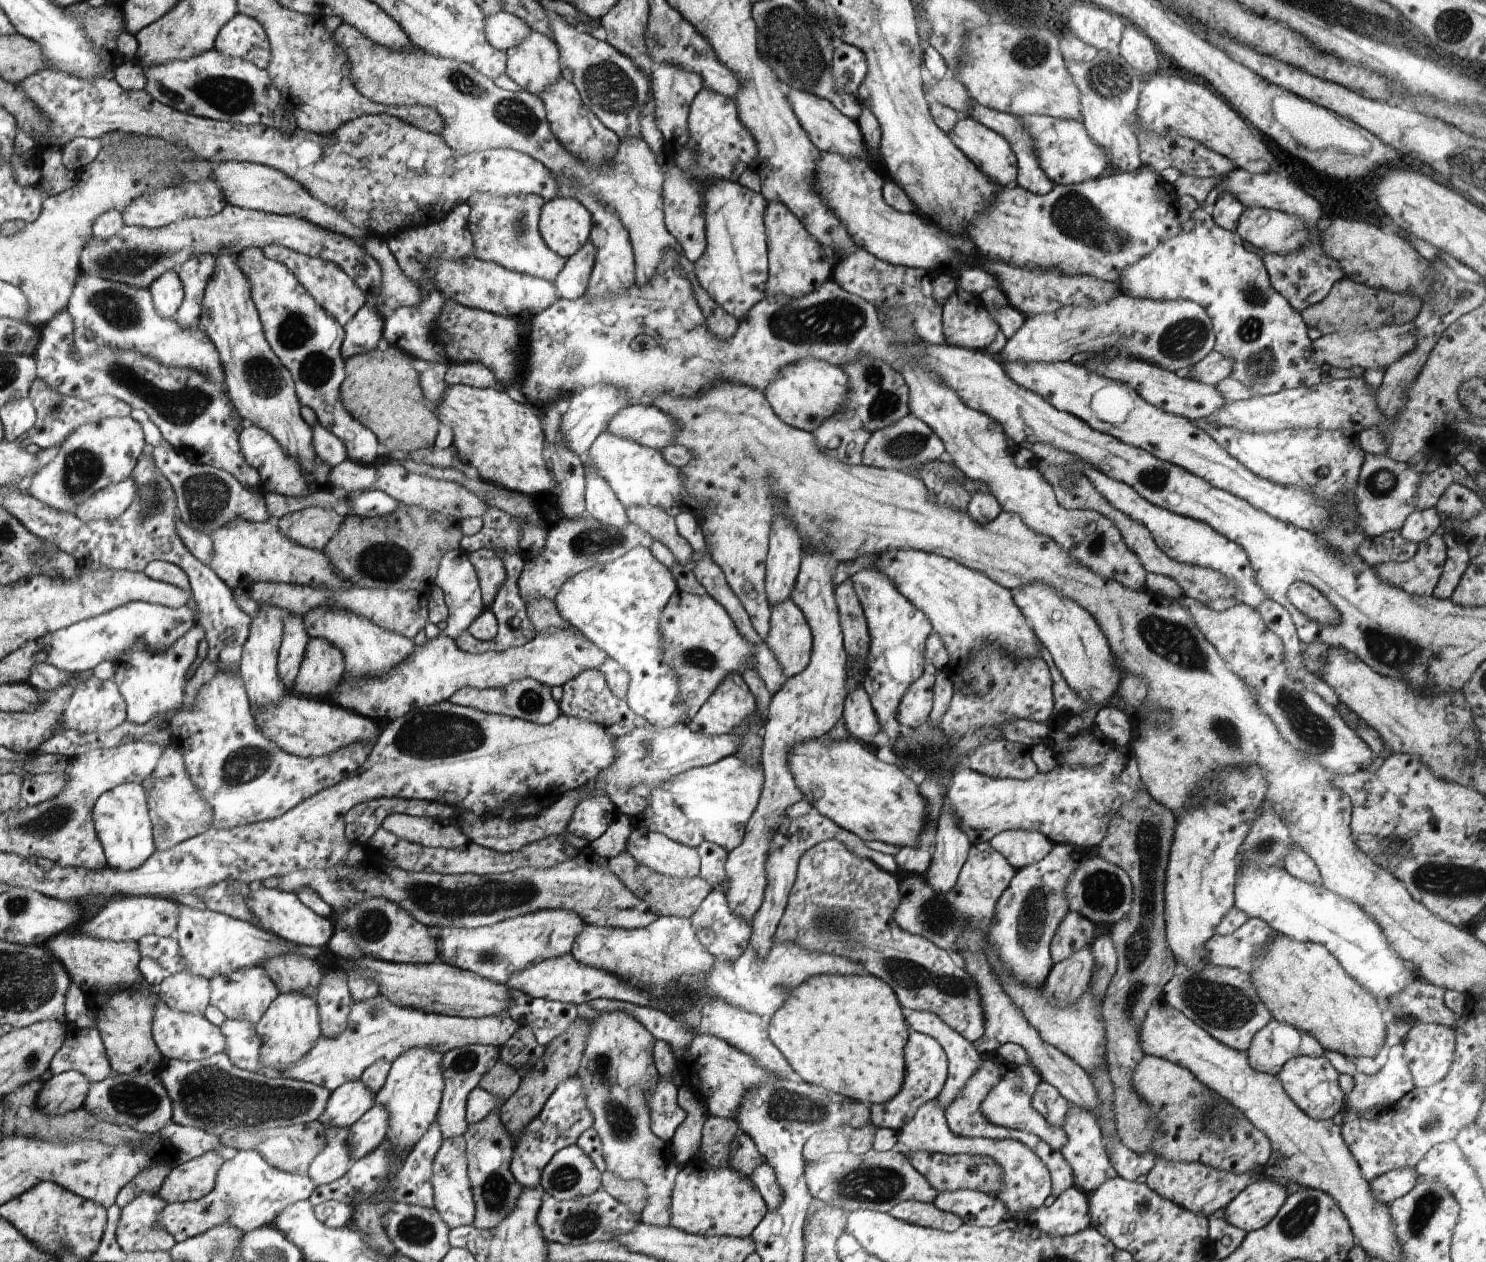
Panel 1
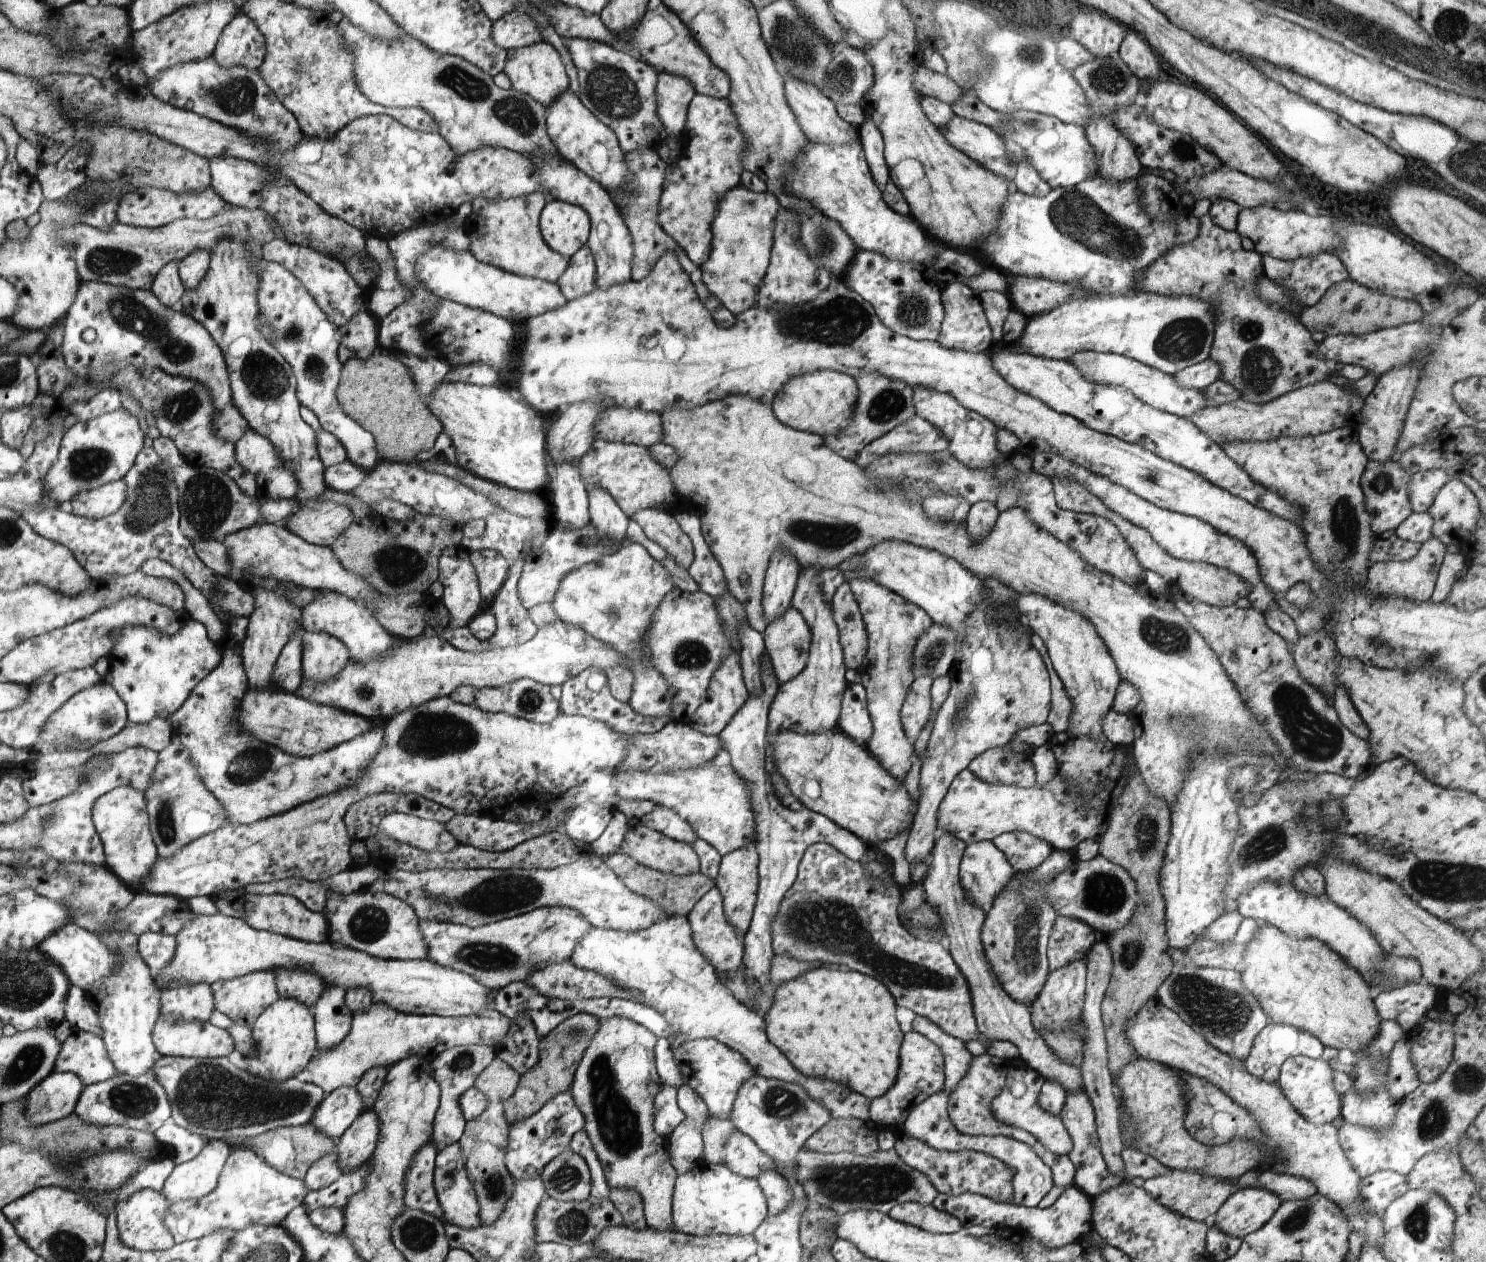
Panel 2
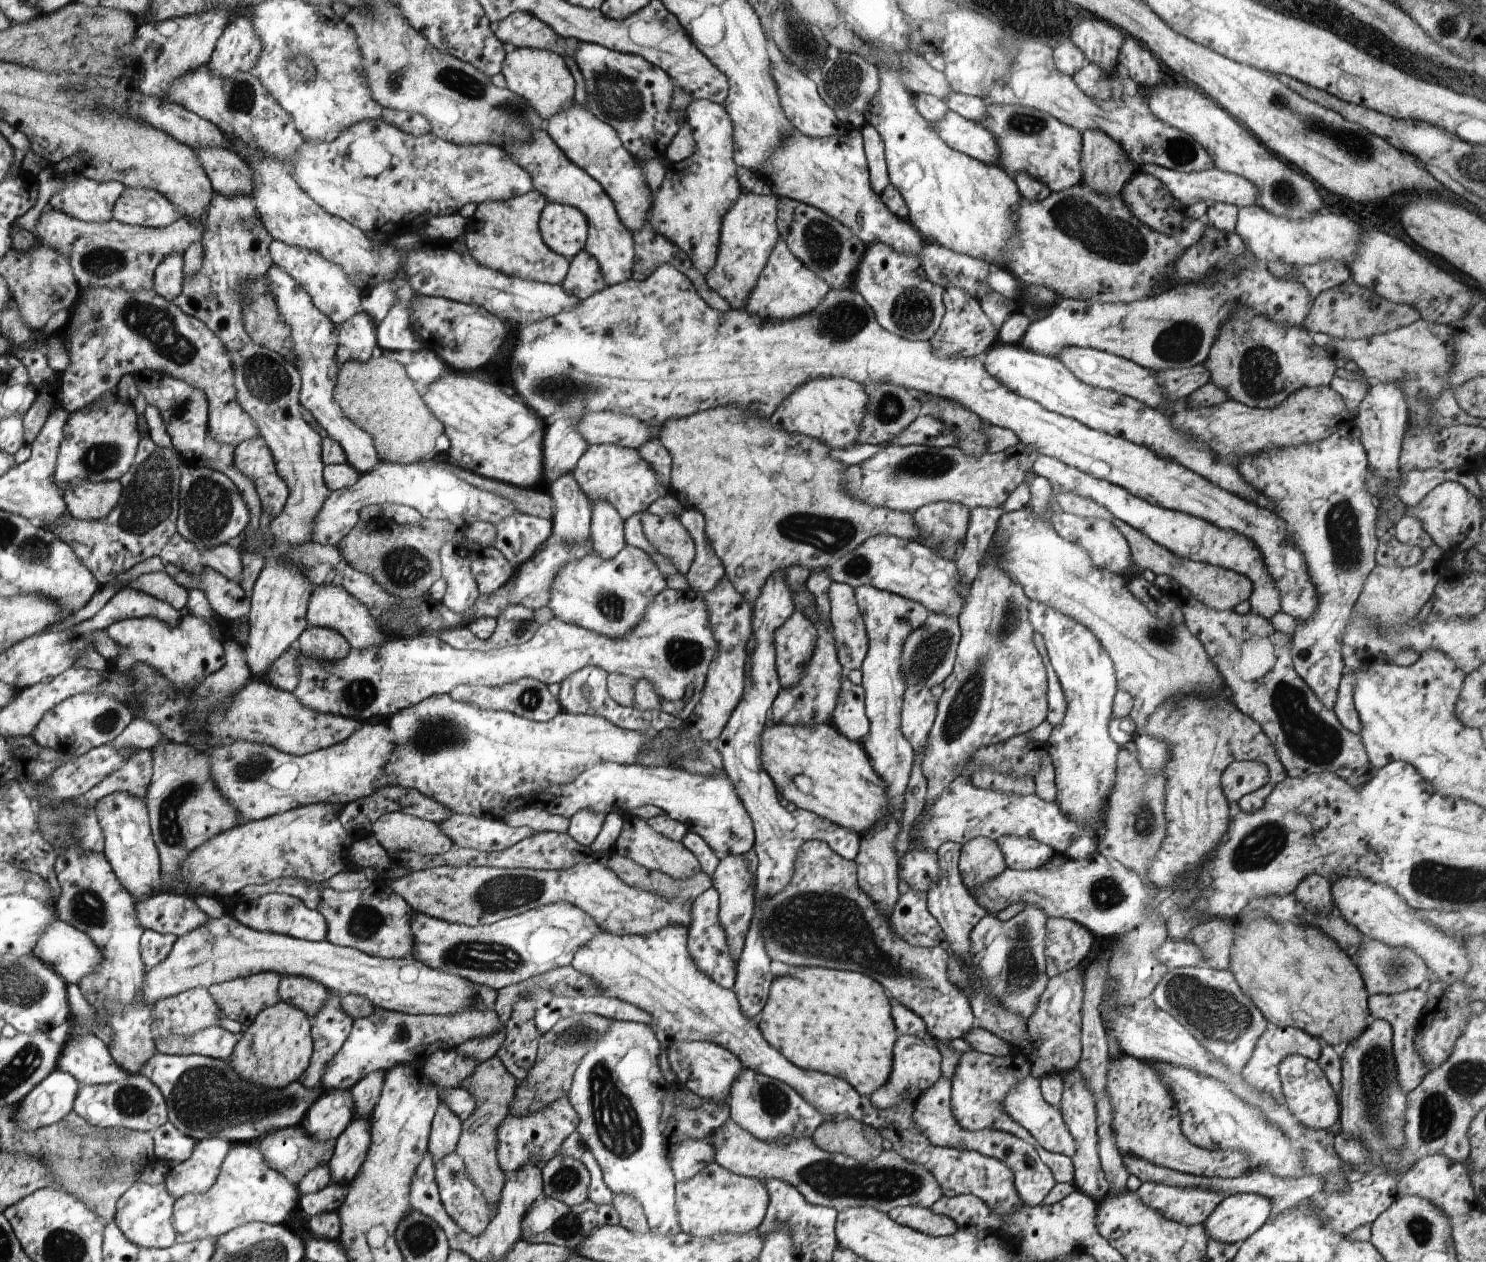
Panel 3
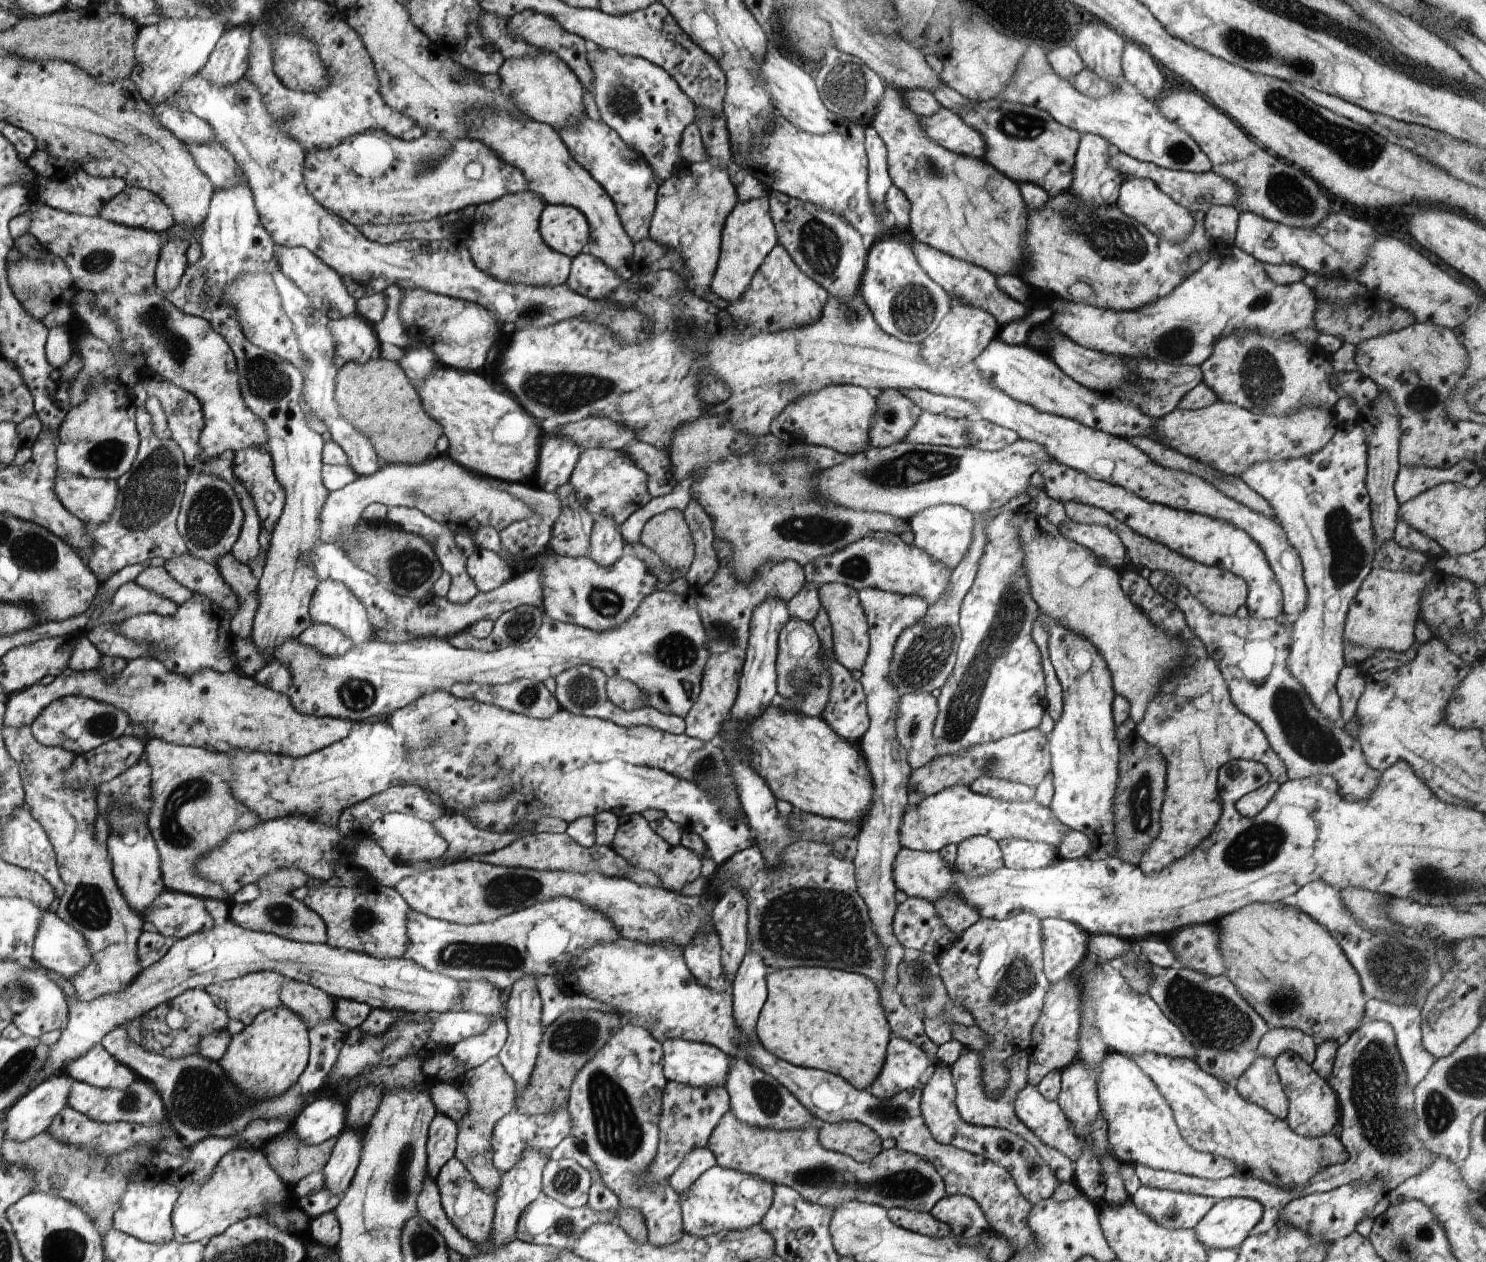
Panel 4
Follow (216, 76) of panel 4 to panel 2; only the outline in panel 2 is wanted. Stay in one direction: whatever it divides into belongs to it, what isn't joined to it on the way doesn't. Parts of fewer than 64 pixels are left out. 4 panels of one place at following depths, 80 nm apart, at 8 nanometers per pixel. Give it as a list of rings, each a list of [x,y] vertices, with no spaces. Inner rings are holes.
[[[242,13],[236,14],[232,22],[225,26],[223,33],[216,42],[215,49],[210,56],[217,60],[220,66],[247,66],[256,70],[265,58],[266,45],[263,34],[255,26],[255,22]]]

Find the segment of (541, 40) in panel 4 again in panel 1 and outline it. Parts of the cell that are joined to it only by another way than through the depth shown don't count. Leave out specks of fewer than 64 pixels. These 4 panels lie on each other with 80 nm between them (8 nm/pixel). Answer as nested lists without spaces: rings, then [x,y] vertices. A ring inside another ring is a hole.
[[[505,11],[484,16],[484,35],[489,46],[497,51],[507,51],[517,46],[527,34],[530,28],[523,20],[508,14]]]

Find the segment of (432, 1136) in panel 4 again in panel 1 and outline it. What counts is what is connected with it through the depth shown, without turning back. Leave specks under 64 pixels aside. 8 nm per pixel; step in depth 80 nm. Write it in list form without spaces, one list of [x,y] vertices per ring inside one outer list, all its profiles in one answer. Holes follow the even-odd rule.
[[[479,1044],[458,1047],[442,1054],[441,1068],[444,1071],[444,1092],[440,1099],[440,1109],[436,1118],[443,1139],[462,1136],[466,1133],[468,1125],[465,1119],[465,1106],[468,1102],[468,1096],[477,1088],[482,1076],[499,1061],[499,1054],[499,1048]]]

